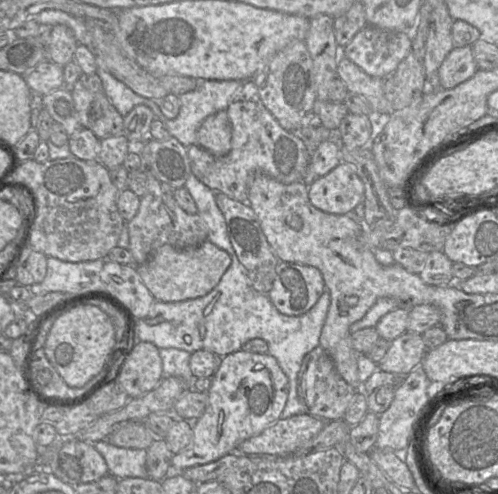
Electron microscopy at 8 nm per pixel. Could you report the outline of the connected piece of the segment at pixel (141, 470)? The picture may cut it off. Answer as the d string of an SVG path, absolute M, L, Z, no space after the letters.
M107 440L95 442L95 449L103 456L109 474L115 478L148 478L146 469L146 449L117 447Z

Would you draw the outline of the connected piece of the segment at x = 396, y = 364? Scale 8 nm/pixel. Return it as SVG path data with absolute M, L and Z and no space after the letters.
M406 331L391 342L379 369L397 375L408 375L420 366L427 352L422 334Z

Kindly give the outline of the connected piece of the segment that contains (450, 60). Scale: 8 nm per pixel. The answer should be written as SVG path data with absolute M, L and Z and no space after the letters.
M455 46L438 70L439 88L452 89L470 79L477 70L471 47Z

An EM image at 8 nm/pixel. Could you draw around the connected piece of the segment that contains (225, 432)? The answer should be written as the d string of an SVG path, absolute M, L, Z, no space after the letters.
M239 350L222 357L219 368L211 377L207 394L205 412L192 422L190 446L172 457L173 472L207 464L235 452L243 441L275 423L286 405L289 381L278 361L270 354Z

